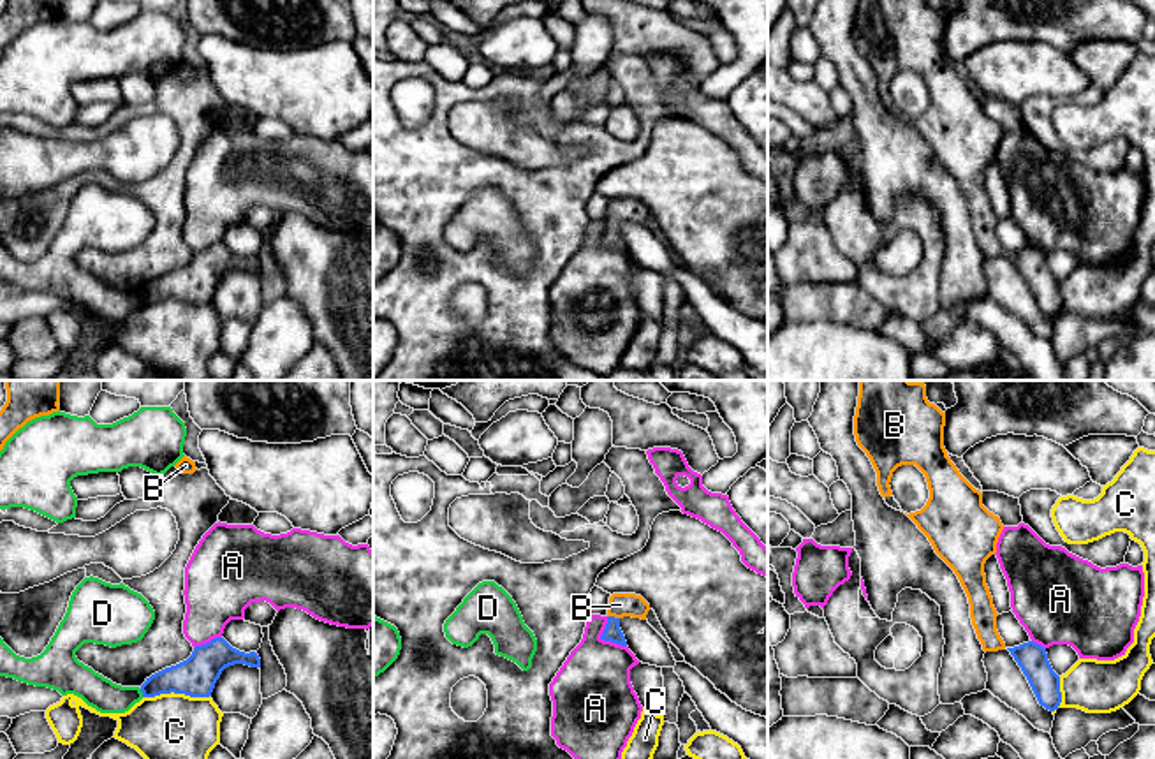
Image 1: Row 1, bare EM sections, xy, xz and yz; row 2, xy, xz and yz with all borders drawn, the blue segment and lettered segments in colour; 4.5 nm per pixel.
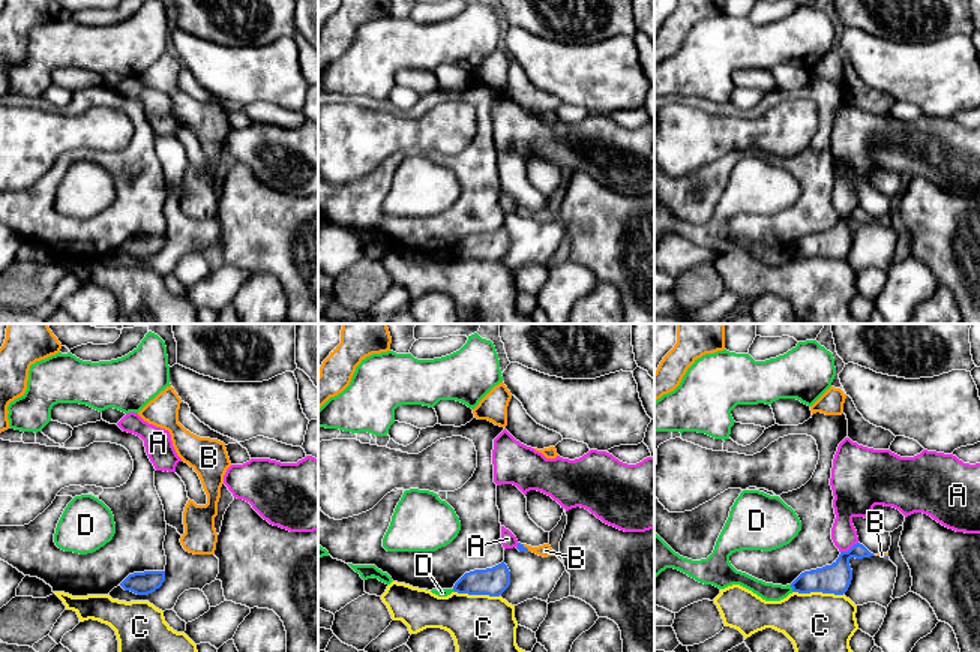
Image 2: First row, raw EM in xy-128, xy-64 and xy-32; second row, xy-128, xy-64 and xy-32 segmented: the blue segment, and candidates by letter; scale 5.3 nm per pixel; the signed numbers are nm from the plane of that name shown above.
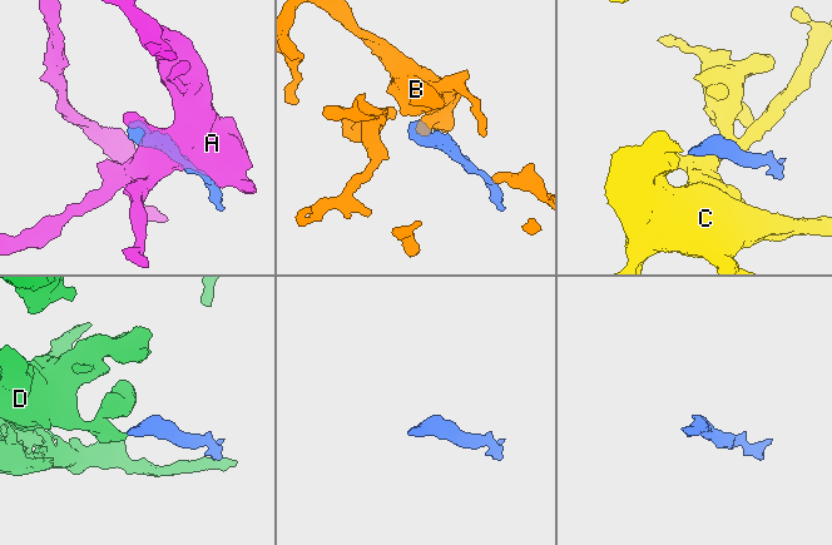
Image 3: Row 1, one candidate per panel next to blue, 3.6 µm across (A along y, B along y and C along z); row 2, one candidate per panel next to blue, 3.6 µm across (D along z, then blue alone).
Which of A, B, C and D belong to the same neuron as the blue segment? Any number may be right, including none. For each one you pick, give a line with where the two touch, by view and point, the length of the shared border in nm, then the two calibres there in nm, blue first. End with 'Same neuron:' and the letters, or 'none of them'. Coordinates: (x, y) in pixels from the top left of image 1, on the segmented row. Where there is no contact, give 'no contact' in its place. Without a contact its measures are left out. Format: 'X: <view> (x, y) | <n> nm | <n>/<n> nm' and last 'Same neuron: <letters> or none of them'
B: xz (613, 617) | 60 nm | 80/110 nm
Same neuron: B

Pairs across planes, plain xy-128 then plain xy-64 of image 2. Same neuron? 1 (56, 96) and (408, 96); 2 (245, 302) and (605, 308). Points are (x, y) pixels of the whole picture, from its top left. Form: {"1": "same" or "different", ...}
{"1": "same", "2": "same"}

